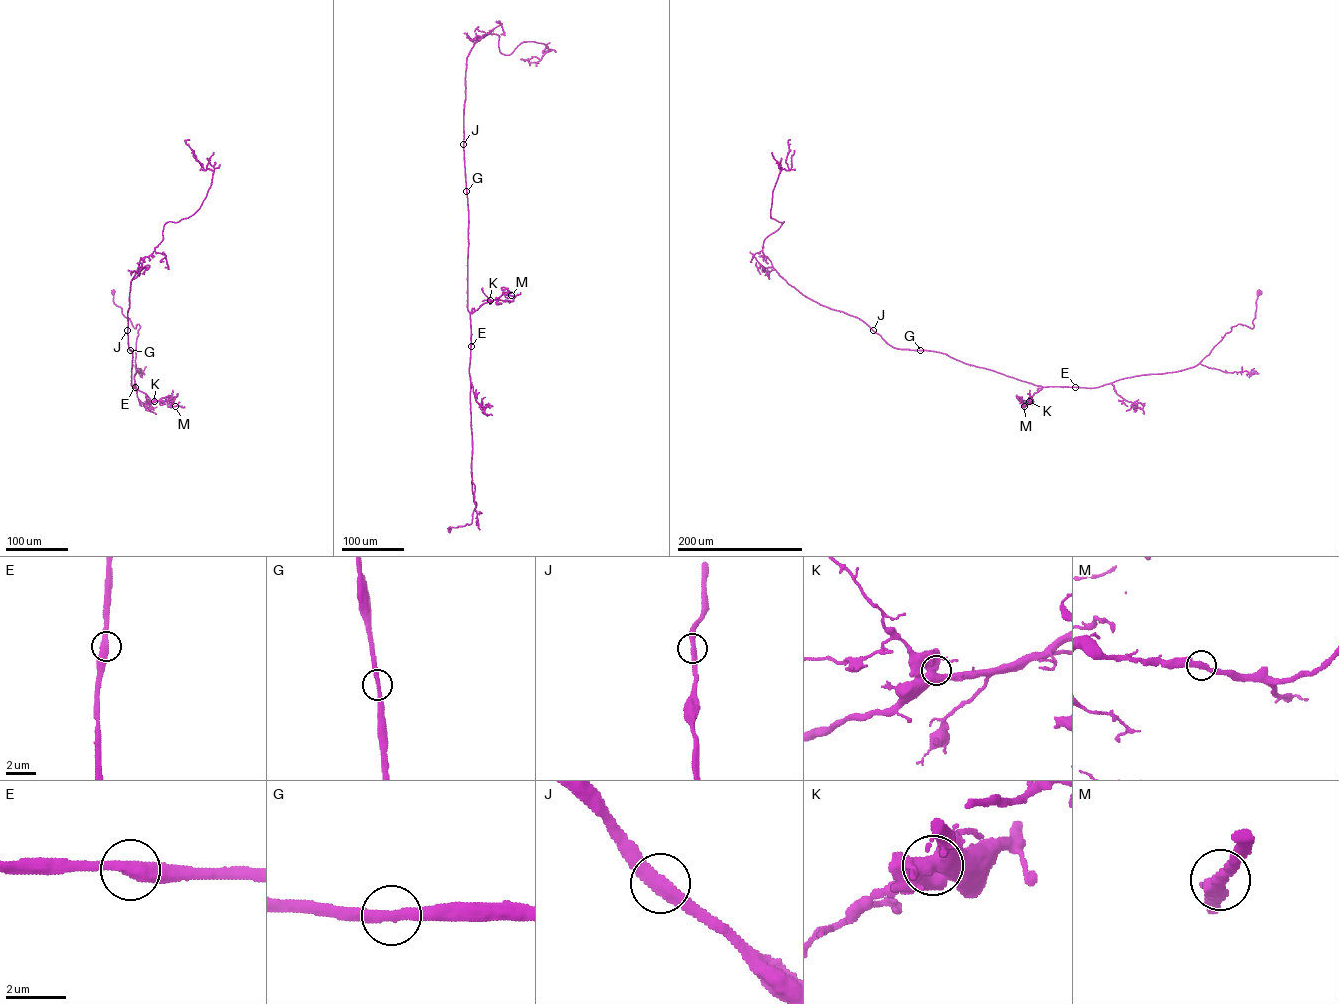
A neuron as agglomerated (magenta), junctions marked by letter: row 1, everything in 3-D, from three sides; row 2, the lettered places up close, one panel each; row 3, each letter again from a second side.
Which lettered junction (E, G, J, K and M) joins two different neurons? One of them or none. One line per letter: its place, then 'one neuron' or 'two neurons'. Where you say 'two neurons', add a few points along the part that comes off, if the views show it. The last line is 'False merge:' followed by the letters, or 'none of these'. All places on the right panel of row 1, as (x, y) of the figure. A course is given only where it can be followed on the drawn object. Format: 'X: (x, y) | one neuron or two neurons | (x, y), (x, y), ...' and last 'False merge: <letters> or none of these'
E: (1075, 387) | one neuron
G: (920, 350) | one neuron
J: (873, 330) | one neuron
K: (1029, 401) | one neuron
M: (1024, 406) | one neuron
False merge: none of these

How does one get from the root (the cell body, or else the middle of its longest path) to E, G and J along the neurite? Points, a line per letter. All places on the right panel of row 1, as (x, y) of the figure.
E: (1258, 292), (1253, 327), (1240, 324), (1232, 326), (1195, 366), (1174, 372), (1125, 378), (1096, 387), (1075, 387)
G: (1258, 292), (1253, 327), (1232, 326), (1195, 366), (1125, 378), (1096, 387), (1036, 385), (944, 353), (920, 350)
J: (1258, 292), (1253, 327), (1232, 326), (1195, 366), (1093, 388), (1035, 385), (944, 353), (897, 349), (873, 330)

